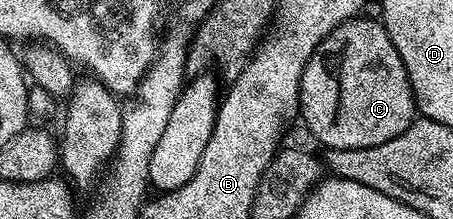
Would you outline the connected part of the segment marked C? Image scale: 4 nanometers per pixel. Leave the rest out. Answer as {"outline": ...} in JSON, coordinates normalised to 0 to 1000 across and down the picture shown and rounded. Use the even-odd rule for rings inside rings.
{"outline":[[[808,82],[764,91],[709,187],[695,242],[680,265],[664,338],[658,525],[664,548],[669,530],[680,594],[713,653],[715,680],[779,685],[841,667],[841,648],[876,630],[876,612],[885,612],[907,571],[921,530],[916,434],[885,247],[876,247],[876,210],[868,210],[839,96]]]}

